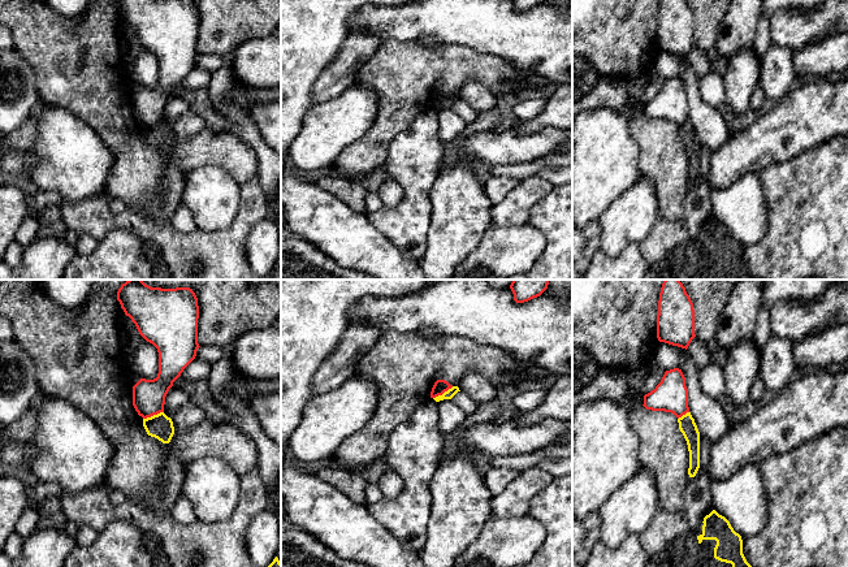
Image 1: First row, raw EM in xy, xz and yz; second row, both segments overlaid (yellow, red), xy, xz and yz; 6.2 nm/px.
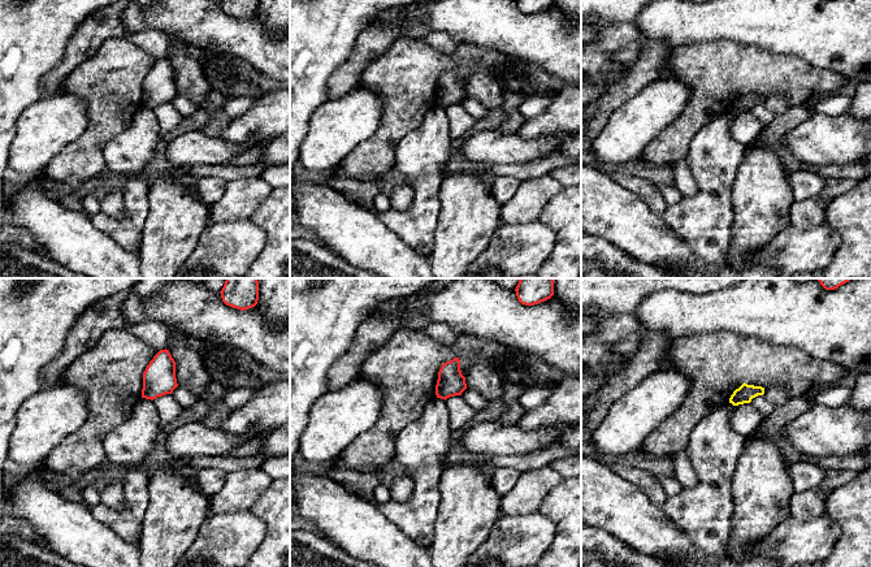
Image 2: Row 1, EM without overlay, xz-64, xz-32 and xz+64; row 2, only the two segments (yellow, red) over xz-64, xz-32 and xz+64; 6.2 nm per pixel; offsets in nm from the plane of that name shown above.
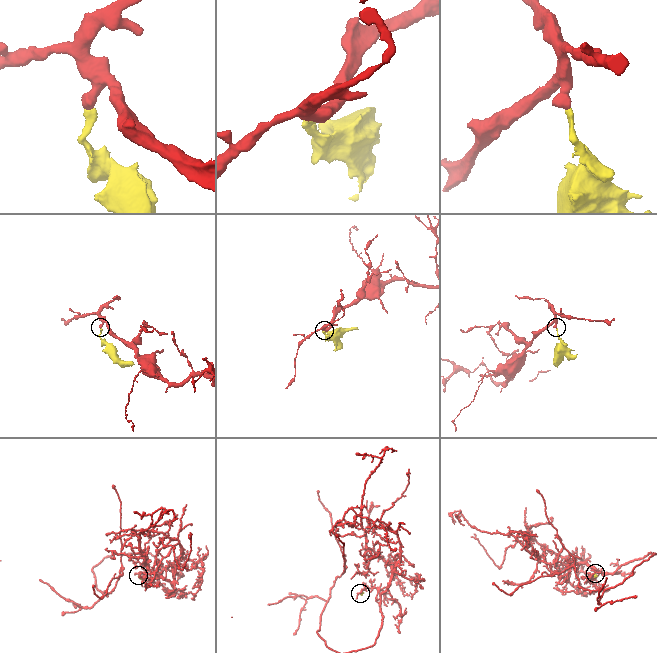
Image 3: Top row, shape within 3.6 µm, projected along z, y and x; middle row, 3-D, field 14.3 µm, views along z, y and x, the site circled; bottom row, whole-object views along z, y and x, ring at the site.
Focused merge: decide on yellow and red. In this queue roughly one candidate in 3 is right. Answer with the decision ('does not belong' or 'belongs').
does not belong

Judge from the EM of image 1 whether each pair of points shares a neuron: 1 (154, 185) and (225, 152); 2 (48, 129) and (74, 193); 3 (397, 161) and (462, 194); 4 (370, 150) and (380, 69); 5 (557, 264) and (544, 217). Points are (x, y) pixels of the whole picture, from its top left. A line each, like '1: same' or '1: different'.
1: same
2: same
3: different
4: same
5: same

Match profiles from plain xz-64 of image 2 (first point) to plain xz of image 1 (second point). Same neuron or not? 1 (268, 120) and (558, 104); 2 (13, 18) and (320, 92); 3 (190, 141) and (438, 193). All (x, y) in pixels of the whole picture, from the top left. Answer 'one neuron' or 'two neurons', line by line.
1: one neuron
2: two neurons
3: two neurons

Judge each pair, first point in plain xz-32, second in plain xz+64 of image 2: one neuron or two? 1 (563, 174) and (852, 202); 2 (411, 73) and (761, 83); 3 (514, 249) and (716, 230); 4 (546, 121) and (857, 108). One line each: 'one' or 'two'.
1: two
2: one
3: one
4: one

